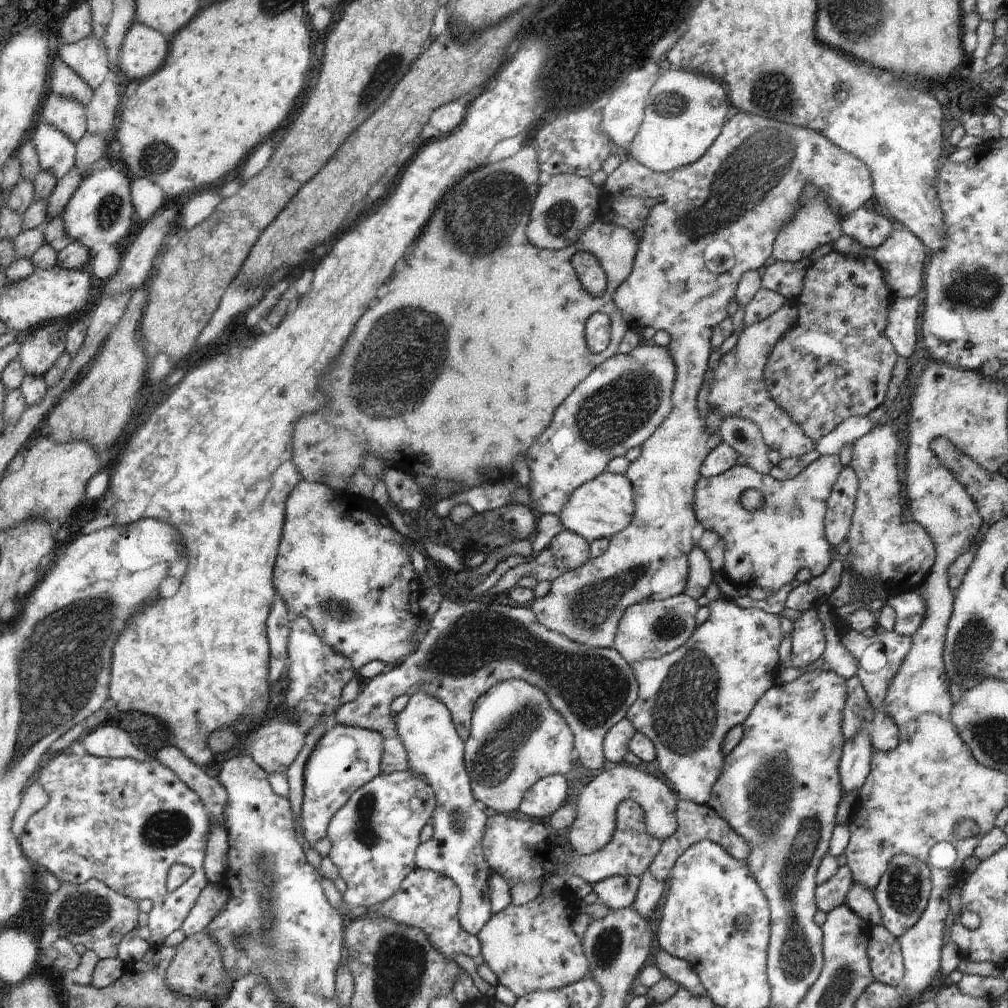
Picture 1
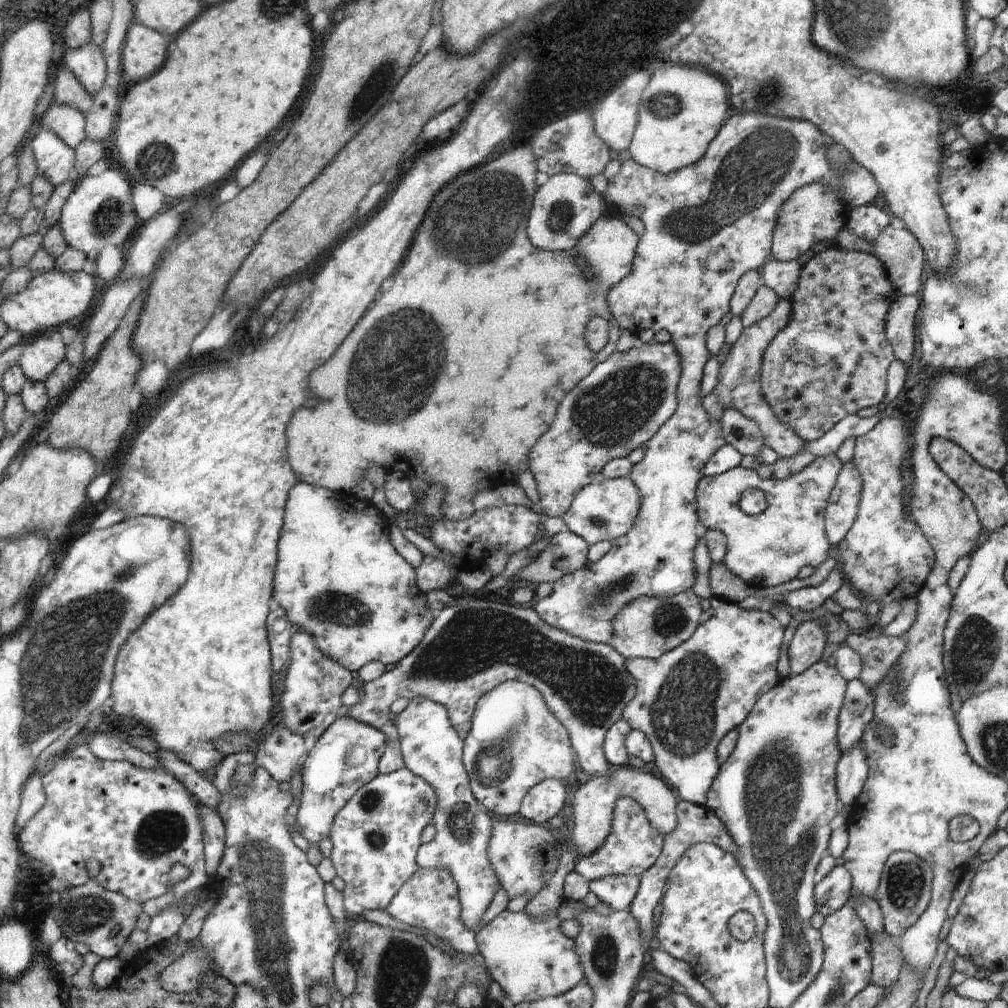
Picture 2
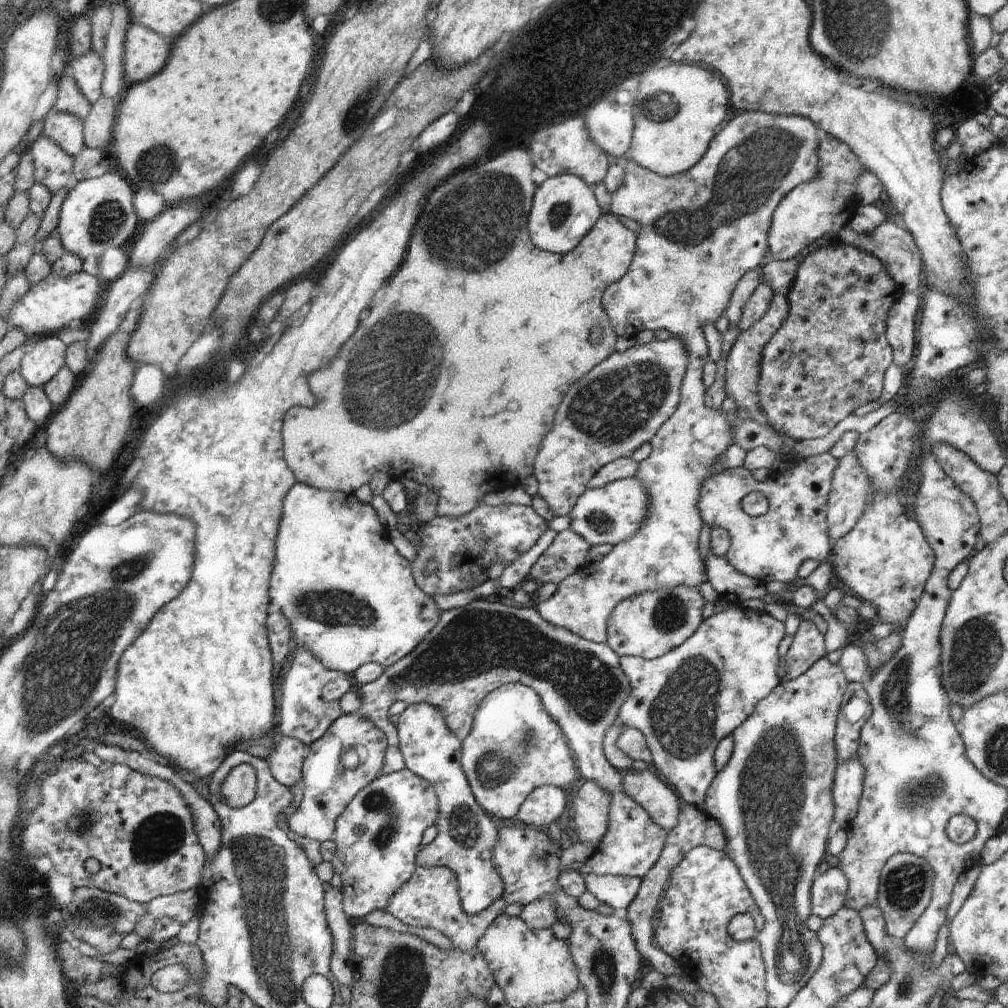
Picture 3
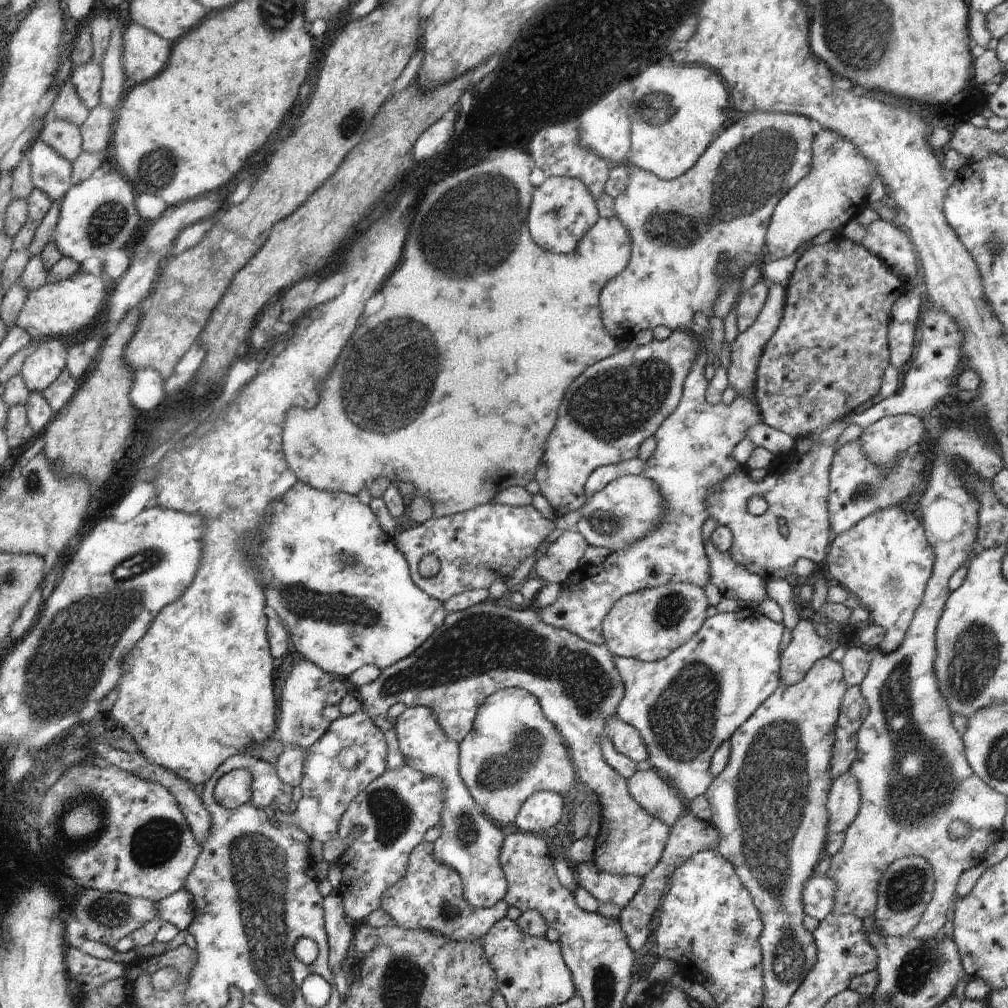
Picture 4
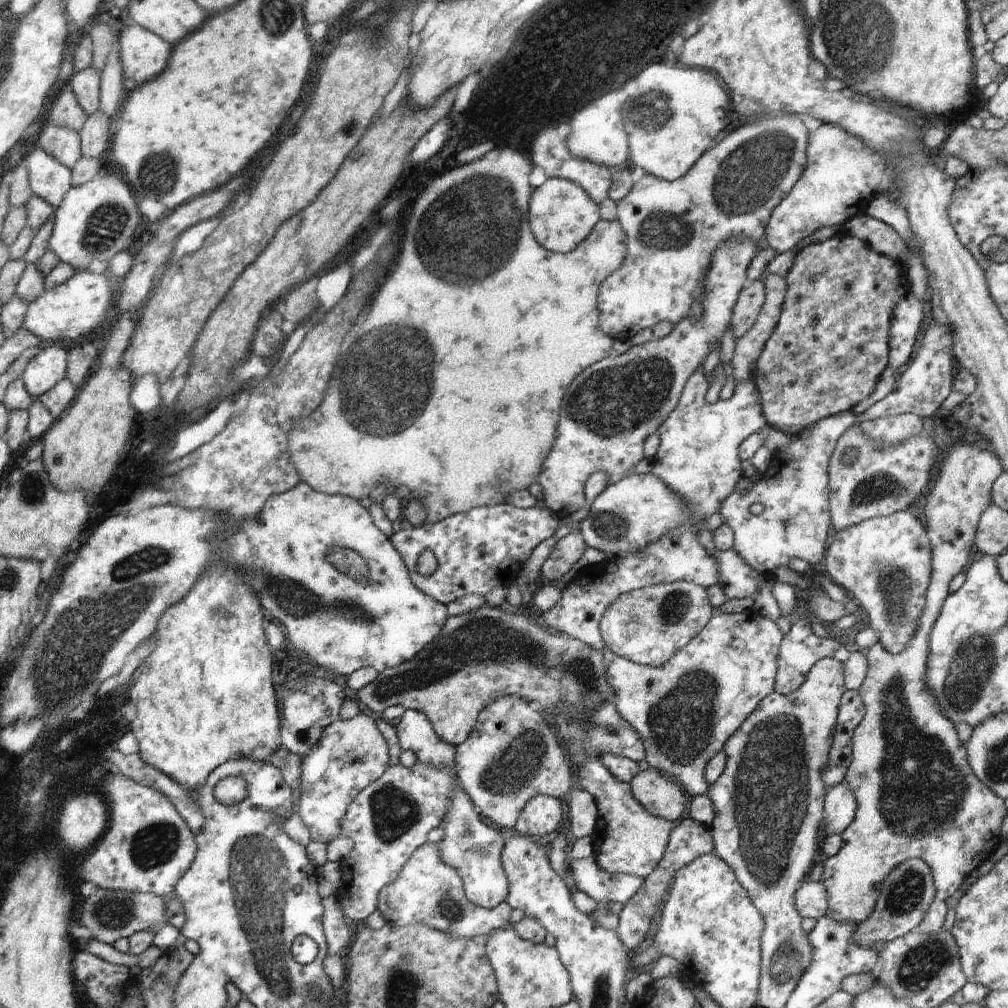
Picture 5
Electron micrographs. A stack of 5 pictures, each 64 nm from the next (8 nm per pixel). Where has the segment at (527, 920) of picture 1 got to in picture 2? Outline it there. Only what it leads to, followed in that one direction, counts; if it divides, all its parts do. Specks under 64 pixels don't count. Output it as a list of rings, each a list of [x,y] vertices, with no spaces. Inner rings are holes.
[[[504,910],[477,931],[478,951],[485,960],[485,966],[491,979],[502,987],[502,991],[509,996],[514,1005],[564,994],[564,992],[568,992],[574,986],[584,982],[584,966],[582,966],[580,956],[576,952],[574,940],[560,932],[560,924],[562,924],[562,920],[560,920],[558,912],[548,914],[548,916],[540,916],[540,920],[534,920],[524,910],[521,912]]]

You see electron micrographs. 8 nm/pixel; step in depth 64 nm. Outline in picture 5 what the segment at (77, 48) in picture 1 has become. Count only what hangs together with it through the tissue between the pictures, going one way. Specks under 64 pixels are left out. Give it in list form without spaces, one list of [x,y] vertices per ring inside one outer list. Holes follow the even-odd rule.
[[[88,66],[86,70],[76,72],[70,78],[69,86],[72,86],[78,104],[87,116],[99,110],[99,88],[101,82],[101,72],[96,68]]]

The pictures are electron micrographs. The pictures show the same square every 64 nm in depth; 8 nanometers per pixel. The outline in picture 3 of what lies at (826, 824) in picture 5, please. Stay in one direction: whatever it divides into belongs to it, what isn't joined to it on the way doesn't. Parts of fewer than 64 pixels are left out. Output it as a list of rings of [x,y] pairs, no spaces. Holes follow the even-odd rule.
[[[858,756],[837,765],[832,790],[832,800],[836,810],[829,829],[829,837],[834,836],[838,830],[849,829],[850,820],[858,811],[863,784],[864,764],[860,764]]]

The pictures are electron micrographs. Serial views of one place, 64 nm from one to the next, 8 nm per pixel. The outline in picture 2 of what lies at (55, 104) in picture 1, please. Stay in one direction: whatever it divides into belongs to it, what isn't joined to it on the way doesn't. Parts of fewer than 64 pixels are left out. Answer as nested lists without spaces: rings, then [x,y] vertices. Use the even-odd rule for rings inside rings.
[[[52,100],[47,111],[37,119],[41,128],[59,136],[74,152],[85,140],[84,114],[71,106],[59,105]]]

